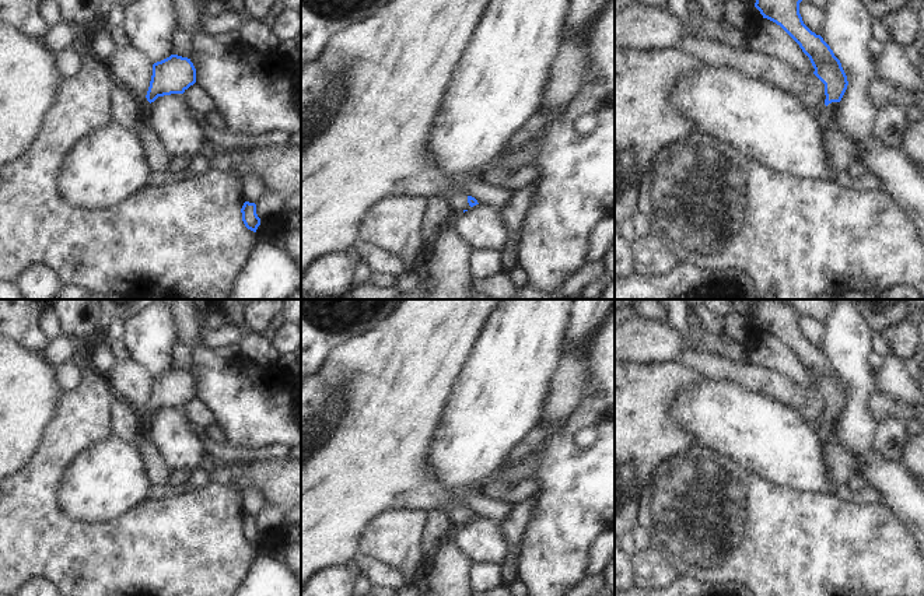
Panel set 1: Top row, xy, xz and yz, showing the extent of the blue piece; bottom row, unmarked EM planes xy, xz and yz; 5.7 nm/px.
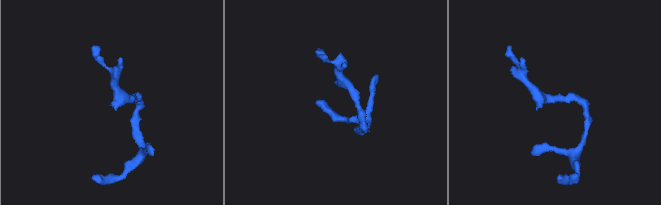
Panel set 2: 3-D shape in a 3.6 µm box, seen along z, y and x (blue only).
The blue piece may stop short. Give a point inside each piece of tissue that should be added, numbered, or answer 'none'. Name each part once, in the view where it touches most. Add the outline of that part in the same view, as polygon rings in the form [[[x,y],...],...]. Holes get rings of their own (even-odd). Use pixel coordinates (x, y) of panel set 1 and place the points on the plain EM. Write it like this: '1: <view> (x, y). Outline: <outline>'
1: yz (823, 426). Outline: [[[832,416],[827,420],[823,417],[818,424],[816,430],[823,441],[823,444],[832,444],[834,438],[830,435],[830,427],[837,421],[839,416]]]

